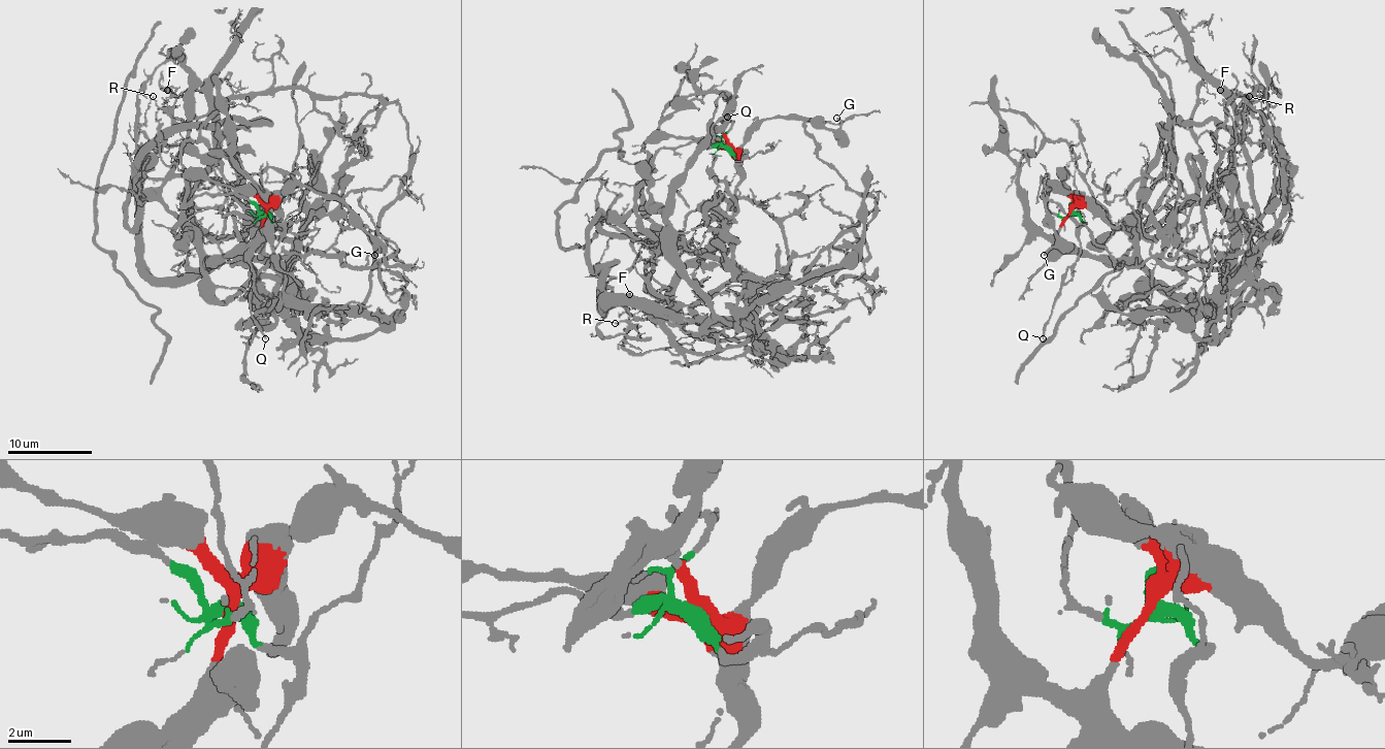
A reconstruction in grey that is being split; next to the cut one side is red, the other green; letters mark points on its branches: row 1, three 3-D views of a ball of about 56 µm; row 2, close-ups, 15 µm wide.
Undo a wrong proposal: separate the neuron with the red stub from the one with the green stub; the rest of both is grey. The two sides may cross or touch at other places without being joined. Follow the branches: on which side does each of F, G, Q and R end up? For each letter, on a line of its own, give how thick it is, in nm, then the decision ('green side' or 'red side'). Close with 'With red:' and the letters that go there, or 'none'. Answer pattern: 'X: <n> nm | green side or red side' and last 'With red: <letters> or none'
F: 140 nm | green side
G: 220 nm | red side
Q: 180 nm | green side
R: 90 nm | green side
With red: G

